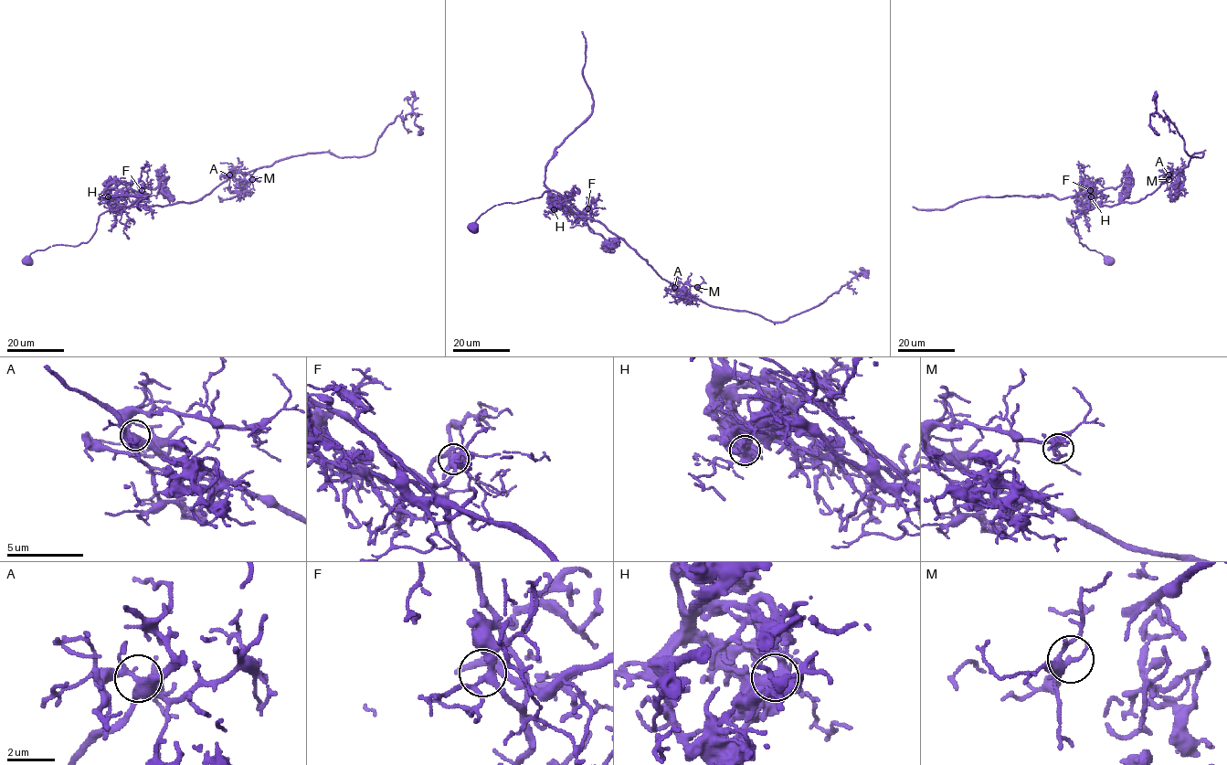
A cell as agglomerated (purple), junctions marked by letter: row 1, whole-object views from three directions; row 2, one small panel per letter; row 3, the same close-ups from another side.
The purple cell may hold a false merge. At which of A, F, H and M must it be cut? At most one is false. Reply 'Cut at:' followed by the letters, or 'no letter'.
Cut at: H

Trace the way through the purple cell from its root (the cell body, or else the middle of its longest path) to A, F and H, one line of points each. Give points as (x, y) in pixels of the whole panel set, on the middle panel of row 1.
A: (471, 227), (496, 205), (524, 201), (555, 190), (585, 216), (621, 237), (674, 287)
F: (471, 227), (481, 214), (496, 205), (539, 197), (550, 190), (559, 193), (581, 214), (587, 208)
H: (471, 227), (481, 214), (496, 205), (539, 197), (550, 190), (559, 193), (565, 199), (554, 209)

